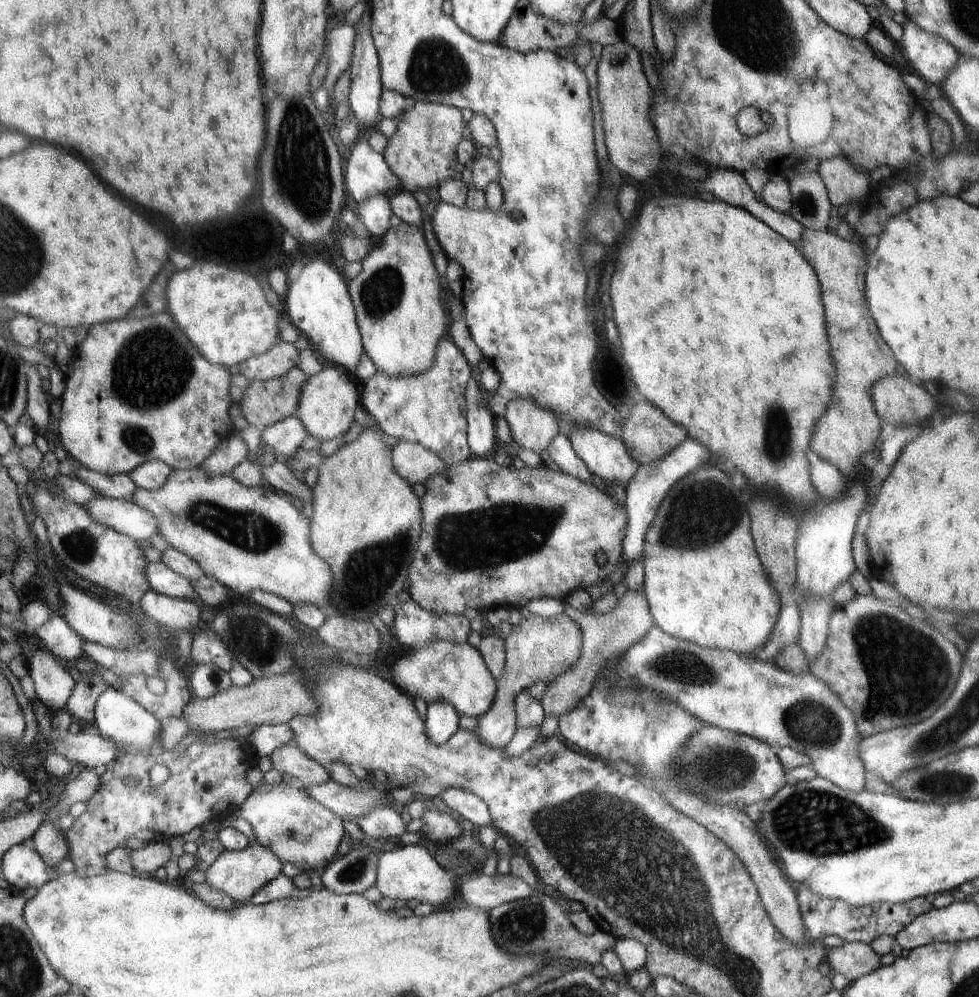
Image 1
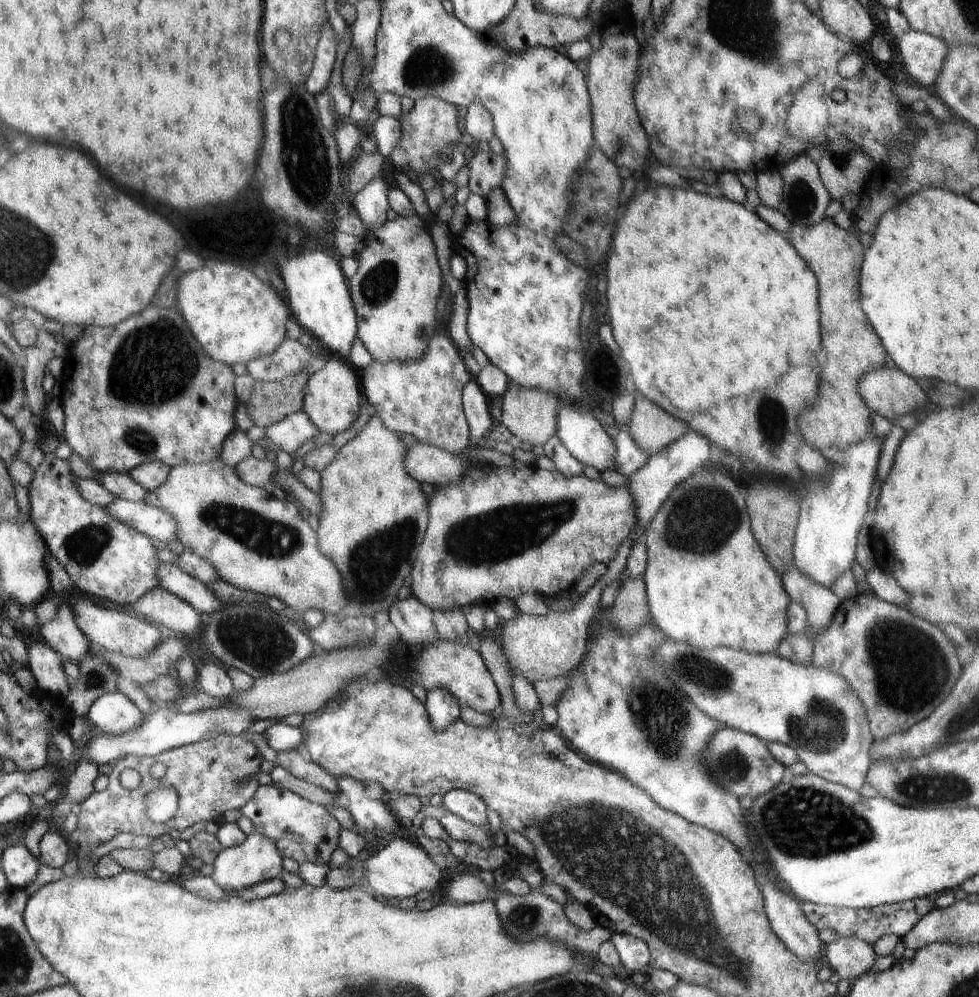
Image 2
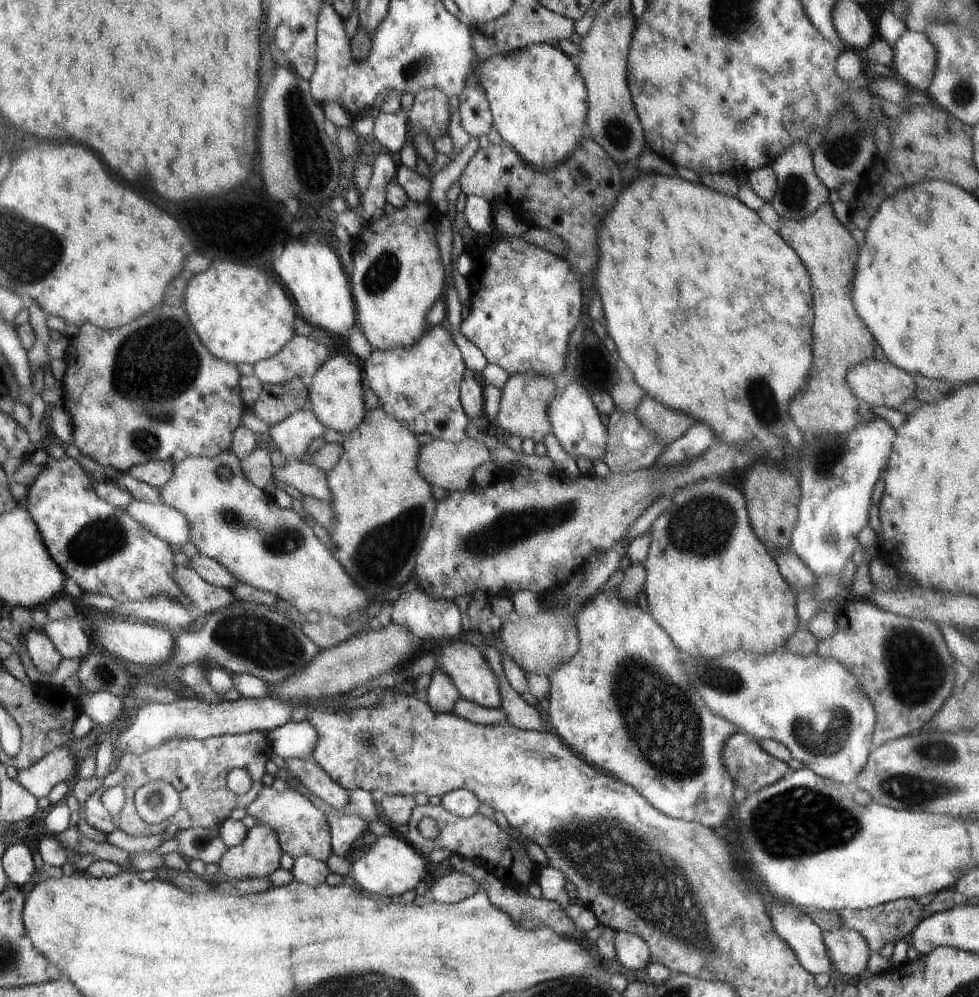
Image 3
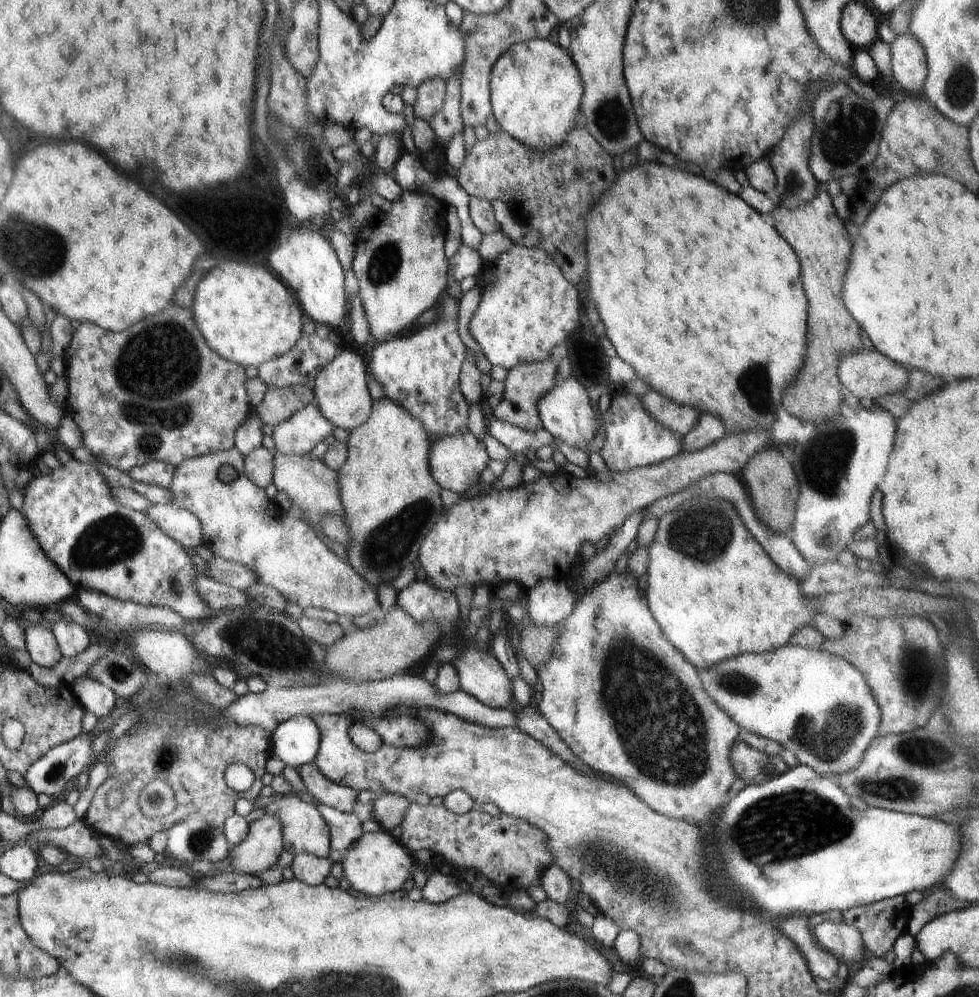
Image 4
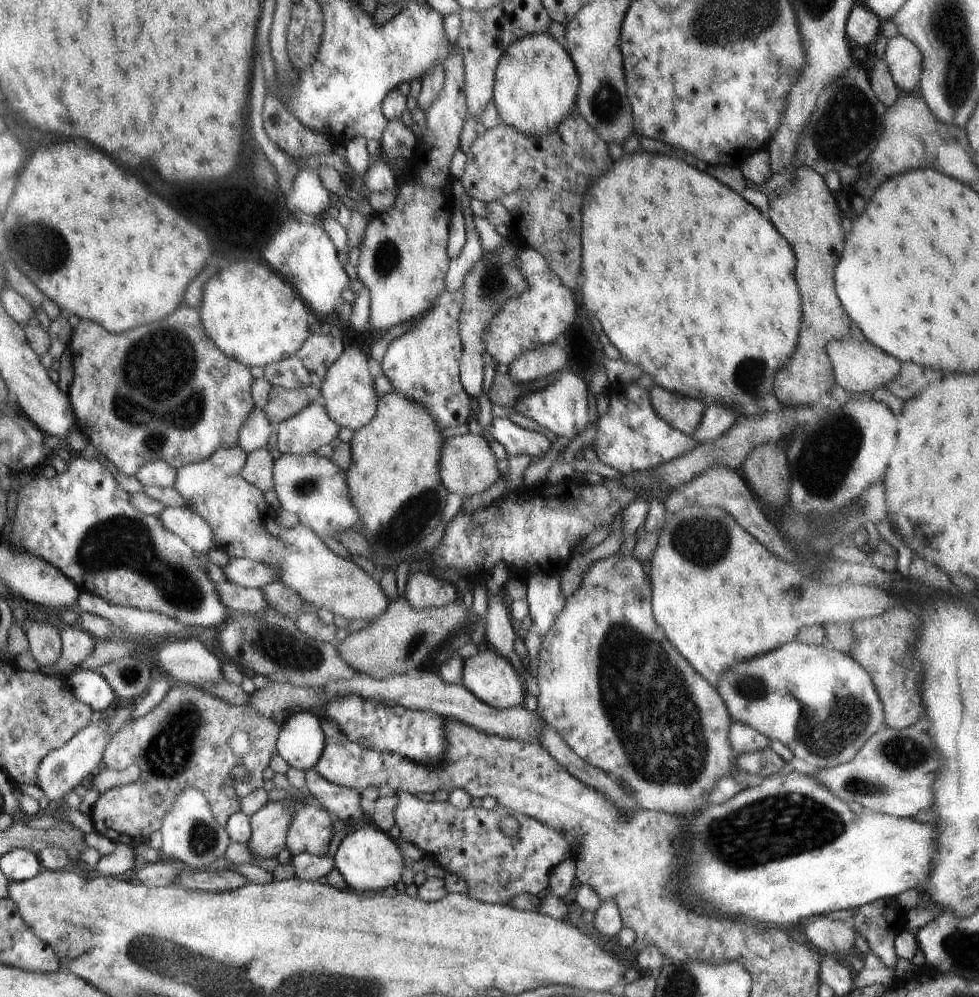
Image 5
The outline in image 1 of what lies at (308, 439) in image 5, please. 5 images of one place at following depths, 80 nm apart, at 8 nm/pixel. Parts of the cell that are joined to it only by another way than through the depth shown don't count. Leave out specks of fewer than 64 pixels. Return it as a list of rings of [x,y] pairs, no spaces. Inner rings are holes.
[[[295,415],[262,428],[261,433],[262,444],[280,459],[292,458],[308,437],[308,430]]]

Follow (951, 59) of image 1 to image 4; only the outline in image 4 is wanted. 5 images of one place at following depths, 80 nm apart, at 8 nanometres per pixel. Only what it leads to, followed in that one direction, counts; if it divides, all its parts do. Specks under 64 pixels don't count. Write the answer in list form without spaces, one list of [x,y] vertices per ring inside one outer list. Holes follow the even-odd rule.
[[[909,31],[896,36],[889,45],[895,87],[908,93],[920,92],[928,73],[925,48]]]

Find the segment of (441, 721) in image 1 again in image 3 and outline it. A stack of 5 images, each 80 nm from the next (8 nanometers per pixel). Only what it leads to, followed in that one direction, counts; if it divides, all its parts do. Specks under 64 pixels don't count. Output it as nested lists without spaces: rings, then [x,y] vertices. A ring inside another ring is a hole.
[[[435,670],[431,674],[432,682],[424,692],[424,702],[434,710],[434,712],[444,712],[444,714],[453,714],[454,704],[458,700],[458,690],[452,682],[452,678],[448,678],[448,674],[444,674],[444,670]]]

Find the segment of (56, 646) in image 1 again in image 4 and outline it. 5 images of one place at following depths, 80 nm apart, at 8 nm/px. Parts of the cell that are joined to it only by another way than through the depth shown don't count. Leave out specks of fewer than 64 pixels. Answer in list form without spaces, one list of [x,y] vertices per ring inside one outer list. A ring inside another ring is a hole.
[[[60,621],[49,624],[60,653],[64,658],[70,660],[80,653],[85,652],[90,646],[88,632],[74,622]]]

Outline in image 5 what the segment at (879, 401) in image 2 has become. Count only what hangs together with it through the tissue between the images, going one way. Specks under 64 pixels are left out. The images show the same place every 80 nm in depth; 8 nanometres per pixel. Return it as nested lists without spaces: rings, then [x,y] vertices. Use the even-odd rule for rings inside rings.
[[[855,338],[830,340],[826,344],[826,356],[832,364],[832,374],[835,382],[842,387],[843,391],[848,391],[854,397],[861,397],[862,394],[871,394],[872,390],[883,388],[892,382],[900,374],[900,363],[896,358],[886,354],[884,350],[879,350],[867,339],[864,341]]]

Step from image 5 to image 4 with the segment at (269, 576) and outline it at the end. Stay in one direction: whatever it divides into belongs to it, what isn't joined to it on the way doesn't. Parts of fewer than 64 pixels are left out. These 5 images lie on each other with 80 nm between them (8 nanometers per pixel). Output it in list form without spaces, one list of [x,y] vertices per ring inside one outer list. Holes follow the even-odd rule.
[[[214,557],[206,562],[206,566],[208,566],[209,578],[219,584],[226,584],[226,586],[232,586],[232,588],[242,591],[258,584],[254,570],[250,570],[248,566],[244,566],[240,562],[229,562]]]

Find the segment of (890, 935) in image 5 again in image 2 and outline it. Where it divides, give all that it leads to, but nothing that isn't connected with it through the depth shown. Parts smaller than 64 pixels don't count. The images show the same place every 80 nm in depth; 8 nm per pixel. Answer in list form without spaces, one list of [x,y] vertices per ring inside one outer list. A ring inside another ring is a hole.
[[[927,898],[908,900],[895,904],[886,904],[870,909],[848,909],[844,907],[822,906],[810,902],[800,902],[804,915],[819,930],[830,928],[837,933],[837,936],[856,936],[864,940],[868,945],[873,946],[886,934],[897,936],[899,939],[910,934],[910,930],[934,909],[933,902]]]

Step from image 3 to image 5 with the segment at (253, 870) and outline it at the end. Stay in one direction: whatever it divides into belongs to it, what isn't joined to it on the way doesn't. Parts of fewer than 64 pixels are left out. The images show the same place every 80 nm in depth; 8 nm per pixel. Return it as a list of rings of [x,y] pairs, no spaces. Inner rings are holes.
[[[289,786],[285,791],[283,799],[272,802],[268,800],[256,814],[250,817],[252,838],[248,842],[248,848],[254,856],[260,858],[274,858],[286,848],[286,838],[292,810],[294,806],[302,804],[306,806],[314,803],[313,799],[306,793],[305,789]]]

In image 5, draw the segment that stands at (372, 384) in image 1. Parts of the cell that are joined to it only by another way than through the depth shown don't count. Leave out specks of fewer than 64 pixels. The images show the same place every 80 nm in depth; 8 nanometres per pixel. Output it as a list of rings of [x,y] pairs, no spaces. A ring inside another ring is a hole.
[[[444,290],[427,312],[412,320],[412,329],[392,340],[386,348],[380,368],[384,376],[392,382],[394,392],[404,394],[415,402],[422,402],[430,416],[434,418],[440,431],[468,423],[471,398],[460,383],[459,363],[462,353],[459,322],[460,306],[464,292]]]

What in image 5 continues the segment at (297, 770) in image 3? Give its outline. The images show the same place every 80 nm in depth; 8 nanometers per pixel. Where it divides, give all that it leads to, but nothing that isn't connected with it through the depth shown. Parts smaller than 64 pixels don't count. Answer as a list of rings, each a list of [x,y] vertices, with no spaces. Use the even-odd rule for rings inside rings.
[[[313,769],[306,771],[306,793],[327,812],[338,816],[338,820],[356,824],[363,820],[362,794],[359,791],[328,782]]]

